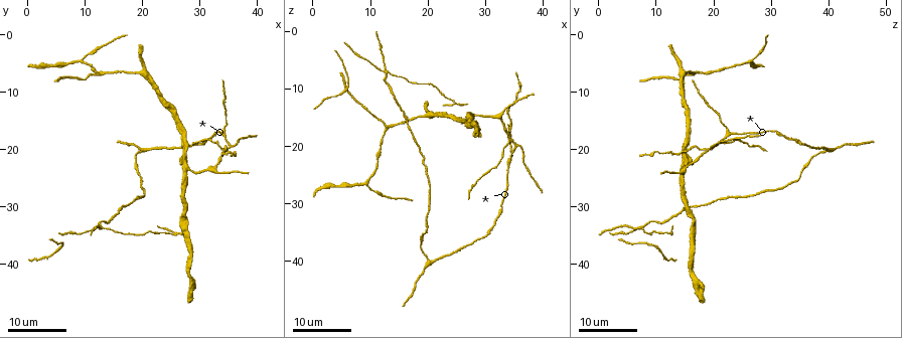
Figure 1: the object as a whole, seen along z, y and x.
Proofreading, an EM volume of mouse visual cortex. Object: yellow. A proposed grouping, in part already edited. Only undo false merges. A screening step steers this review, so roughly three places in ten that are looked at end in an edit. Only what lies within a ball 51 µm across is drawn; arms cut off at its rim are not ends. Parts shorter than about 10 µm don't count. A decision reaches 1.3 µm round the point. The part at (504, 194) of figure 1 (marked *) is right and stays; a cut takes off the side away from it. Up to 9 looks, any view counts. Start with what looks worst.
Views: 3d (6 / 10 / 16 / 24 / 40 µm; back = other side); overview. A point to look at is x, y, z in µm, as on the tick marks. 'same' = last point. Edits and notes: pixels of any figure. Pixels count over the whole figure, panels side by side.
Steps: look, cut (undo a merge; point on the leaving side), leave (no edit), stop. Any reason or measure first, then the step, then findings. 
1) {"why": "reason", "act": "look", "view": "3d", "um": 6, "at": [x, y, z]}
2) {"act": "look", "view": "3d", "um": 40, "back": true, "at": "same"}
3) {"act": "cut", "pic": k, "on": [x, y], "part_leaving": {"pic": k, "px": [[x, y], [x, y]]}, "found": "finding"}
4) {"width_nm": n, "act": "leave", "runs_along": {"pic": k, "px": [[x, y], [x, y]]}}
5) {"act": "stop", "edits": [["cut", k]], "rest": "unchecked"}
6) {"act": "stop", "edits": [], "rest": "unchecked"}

{"why": "four-way junction", "act": "look", "view": "3d", "um": 16, "at": [12.5, 34.0, 7.5]}

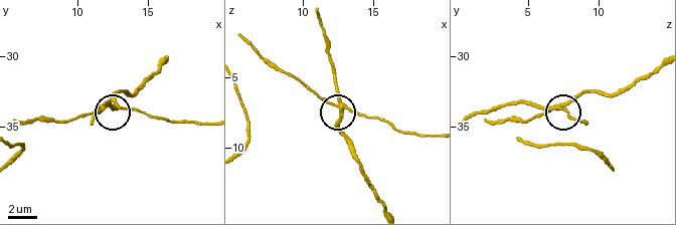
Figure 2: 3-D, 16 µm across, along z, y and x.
{"why": "zoom in", "act": "look", "view": "3d", "um": 6, "at": [12.6, 33.8, 7.0]}

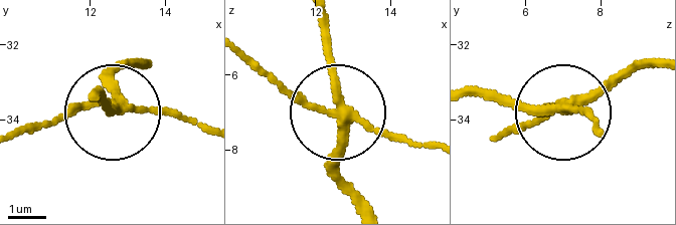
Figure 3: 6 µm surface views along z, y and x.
{"width_nm": 240, "act": "cut", "pic": 3, "on": [64, 119], "part_leaving": {"pic": 3, "px": [[112, 102], [19, 128]]}, "found": "two neurons meet here"}

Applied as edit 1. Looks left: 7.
{"why": "four or more arms meet", "act": "look", "view": "3d", "um": 16, "at": [34.0, 20.0, 18.5]}

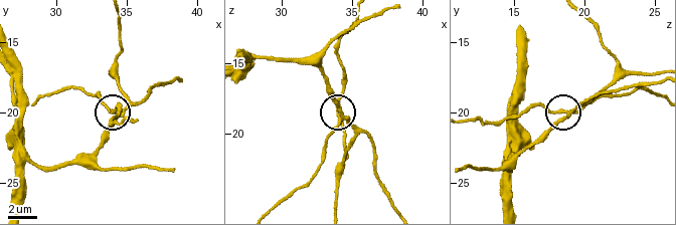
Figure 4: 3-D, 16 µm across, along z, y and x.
{"act": "look", "view": "3d", "um": 6, "at": [34.0, 20.2, 18.4]}

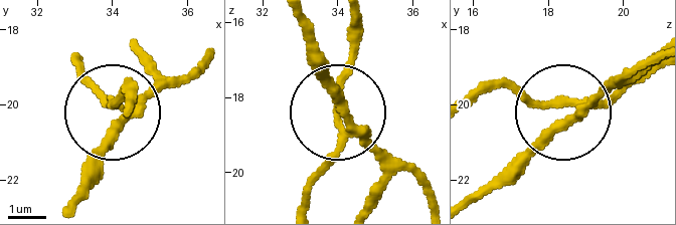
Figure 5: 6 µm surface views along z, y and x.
{"act": "cut", "pic": 5, "on": [351, 72], "part_leaving": {"pic": 5, "px": [[350, 136], [303, 200]]}, "found": "a second neuron is stuck on"}

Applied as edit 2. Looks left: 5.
{"act": "look", "view": "3d", "um": 24, "at": [12.5, 7.0, 16.5]}

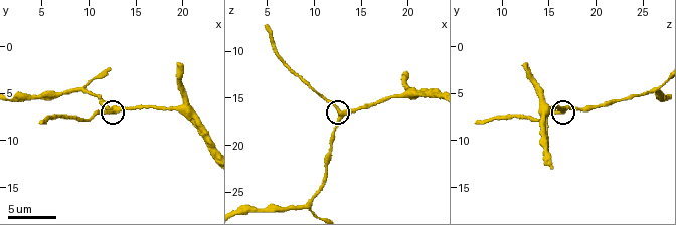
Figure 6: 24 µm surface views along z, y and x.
{"why": "zoom in", "act": "look", "view": "3d", "um": 10, "at": [12.8, 6.8, 16.6]}

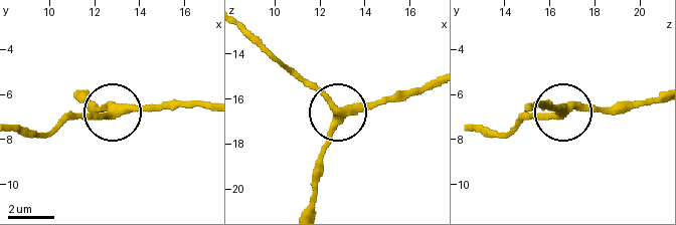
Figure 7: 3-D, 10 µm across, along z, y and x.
{"width_nm": 330, "act": "leave", "runs_along": {"pic": 7, "px": [[207, 106], [178, 103], [70, 115]]}, "found": "continuous, no second neuron"}

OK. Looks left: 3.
{"why": "thick turns thin", "act": "look", "view": "3d", "um": 10, "at": [19.6, 6.6, 14.8]}

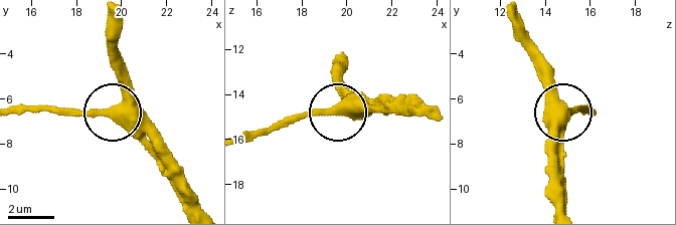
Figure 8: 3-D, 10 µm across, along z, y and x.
{"act": "look", "view": "3d", "um": 6, "at": [19.5, 6.6, 14.7]}

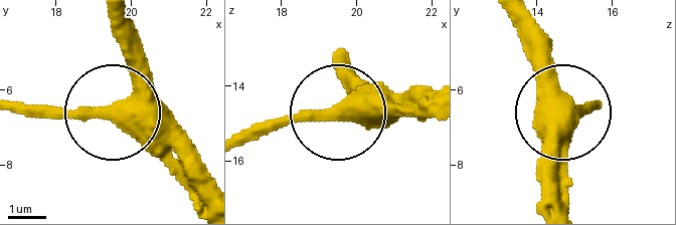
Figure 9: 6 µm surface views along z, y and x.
{"act": "leave", "found": "all the same neuron"}

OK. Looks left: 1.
{"act": "stop", "edits": [["cut", 3], ["cut", 5]], "rest": "unchecked"}

